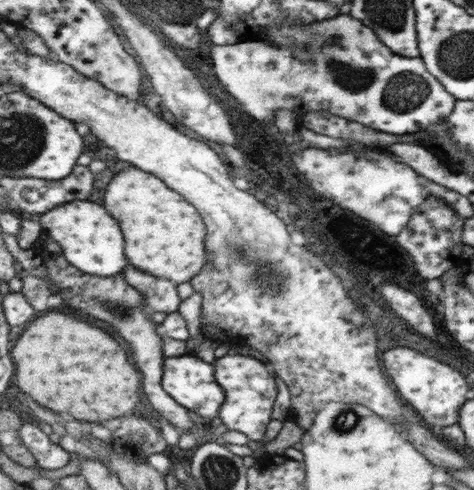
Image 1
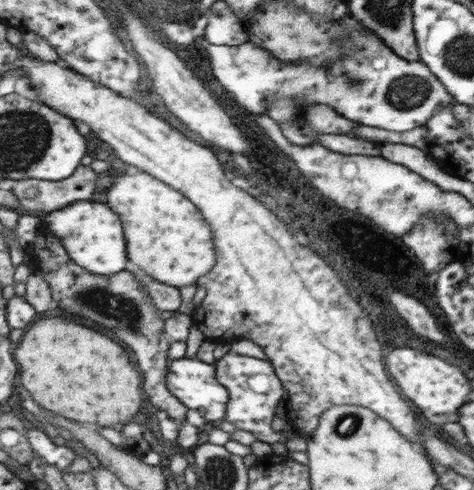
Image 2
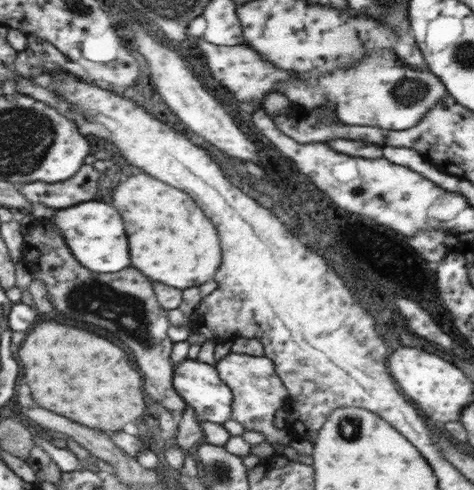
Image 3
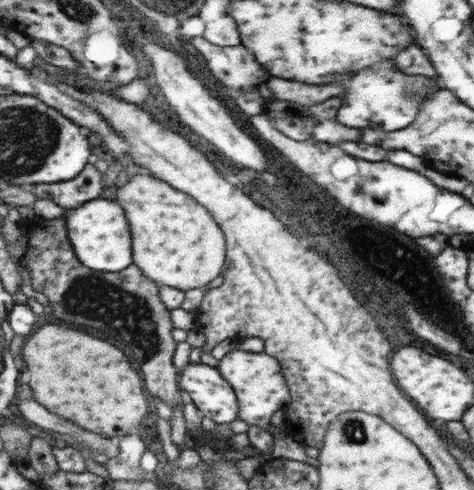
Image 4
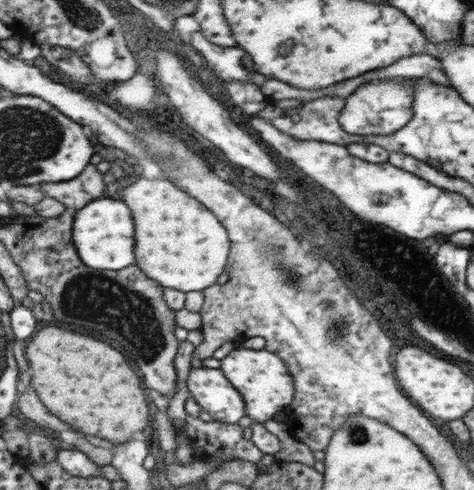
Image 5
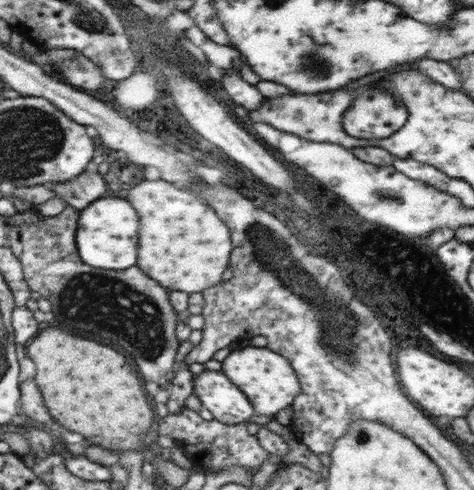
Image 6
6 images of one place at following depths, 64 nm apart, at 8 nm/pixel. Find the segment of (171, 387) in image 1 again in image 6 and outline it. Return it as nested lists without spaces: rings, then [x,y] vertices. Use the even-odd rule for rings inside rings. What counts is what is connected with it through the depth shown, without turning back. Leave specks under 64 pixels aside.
[[[201,372],[195,376],[193,392],[201,400],[203,410],[209,410],[213,420],[223,424],[237,426],[249,422],[251,416],[257,416],[247,394],[221,372]]]

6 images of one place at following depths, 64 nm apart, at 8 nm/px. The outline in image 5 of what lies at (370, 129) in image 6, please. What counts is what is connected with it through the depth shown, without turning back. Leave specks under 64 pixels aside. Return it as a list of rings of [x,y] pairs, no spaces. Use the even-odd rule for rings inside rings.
[[[369,80],[363,82],[347,100],[343,106],[343,116],[337,120],[341,128],[349,134],[357,134],[361,138],[369,134],[391,134],[399,128],[405,128],[405,124],[411,118],[411,90],[407,86],[395,82],[395,80]]]

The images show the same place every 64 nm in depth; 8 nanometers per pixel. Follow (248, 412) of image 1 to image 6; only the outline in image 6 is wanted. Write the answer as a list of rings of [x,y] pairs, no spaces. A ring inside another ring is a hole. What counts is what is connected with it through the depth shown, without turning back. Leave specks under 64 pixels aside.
[[[243,348],[243,350],[231,350],[231,354],[227,354],[227,358],[221,362],[221,374],[227,372],[227,376],[231,376],[231,380],[235,380],[235,384],[247,394],[247,400],[251,400],[251,404],[255,406],[255,414],[259,416],[279,416],[279,410],[291,408],[295,398],[299,396],[299,392],[303,390],[301,384],[297,382],[299,376],[295,376],[293,366],[289,366],[291,362],[283,356],[277,354],[273,350],[265,348]]]

